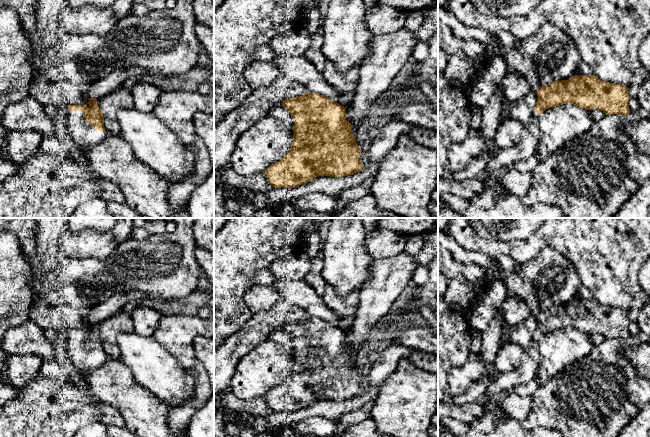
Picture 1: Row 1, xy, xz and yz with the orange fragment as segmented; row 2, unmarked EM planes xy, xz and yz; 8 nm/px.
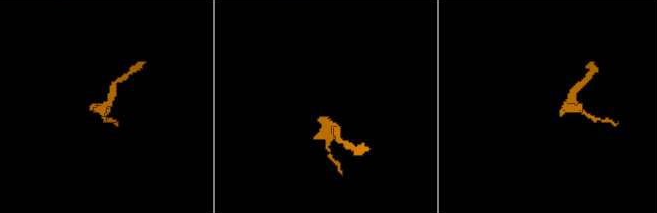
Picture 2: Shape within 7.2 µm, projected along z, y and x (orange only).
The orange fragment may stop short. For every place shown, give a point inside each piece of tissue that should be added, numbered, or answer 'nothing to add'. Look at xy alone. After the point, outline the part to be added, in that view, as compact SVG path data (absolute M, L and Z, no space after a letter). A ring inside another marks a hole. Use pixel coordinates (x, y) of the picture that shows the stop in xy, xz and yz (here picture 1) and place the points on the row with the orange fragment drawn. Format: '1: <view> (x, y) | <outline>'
1: xy (83, 134) | M69 111L67 126L74 143L82 154L84 148L101 143L109 134L106 130L96 131L84 119L84 113L79 111Z

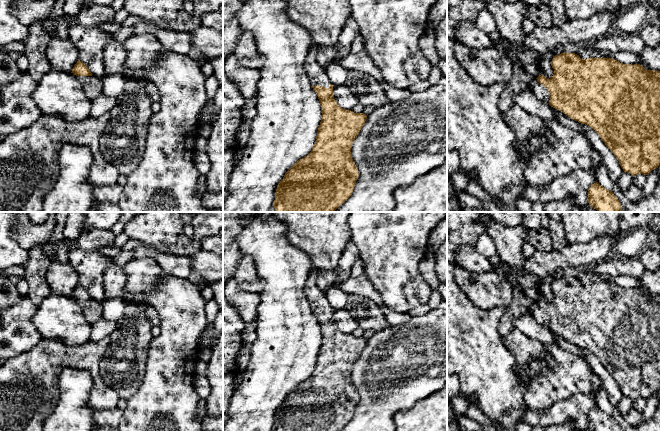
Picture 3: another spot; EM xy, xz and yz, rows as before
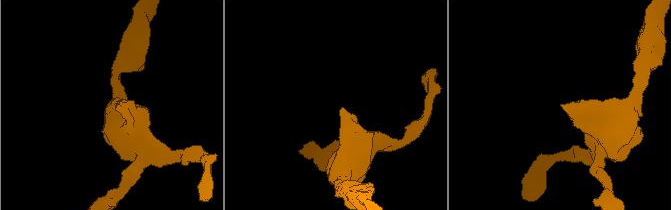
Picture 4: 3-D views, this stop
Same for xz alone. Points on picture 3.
1: xz (317, 75) | M316 43L311 45L309 55L305 61L304 69L312 86L319 85L325 88L329 88L331 82L326 74L325 68L320 66L316 60L318 47L319 45Z

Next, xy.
1: xy (93, 87) | M77 76L77 79L82 83L85 94L93 101L103 93L102 80L96 76Z

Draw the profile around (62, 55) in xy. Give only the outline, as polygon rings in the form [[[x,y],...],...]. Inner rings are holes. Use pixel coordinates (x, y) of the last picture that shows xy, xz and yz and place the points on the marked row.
[[[58,36],[50,38],[46,56],[51,68],[66,73],[71,73],[79,60],[77,48],[69,40],[61,39]]]

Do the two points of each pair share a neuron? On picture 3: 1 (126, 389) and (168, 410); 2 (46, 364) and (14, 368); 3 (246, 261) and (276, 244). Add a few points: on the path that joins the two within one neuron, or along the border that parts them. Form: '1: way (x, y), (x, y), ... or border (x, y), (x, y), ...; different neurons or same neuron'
1: border (145, 372), (139, 388), (127, 400); different neurons
2: way (38, 368), (22, 368); same neuron
3: border (244, 254), (252, 259), (256, 274), (262, 279); different neurons

